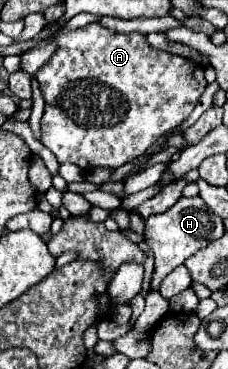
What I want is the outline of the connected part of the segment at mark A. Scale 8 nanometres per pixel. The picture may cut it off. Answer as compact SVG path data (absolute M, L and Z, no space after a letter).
M93 22L93 24L87 24L83 28L77 28L77 30L69 30L69 32L61 32L55 36L55 44L57 44L57 50L55 54L43 64L43 68L35 74L39 86L41 86L41 92L43 92L43 98L45 98L45 112L43 112L43 118L41 118L41 144L47 146L59 164L65 164L65 162L71 162L79 168L109 168L109 170L115 170L127 162L133 162L137 156L141 156L159 136L163 136L165 132L177 128L195 108L195 104L199 102L207 82L203 78L203 66L195 64L193 60L187 60L187 58L181 58L181 56L175 56L175 54L169 54L169 52L161 52L153 46L149 46L145 34L139 34L139 32L129 32L129 34L121 34L121 32L111 32L109 28Z

